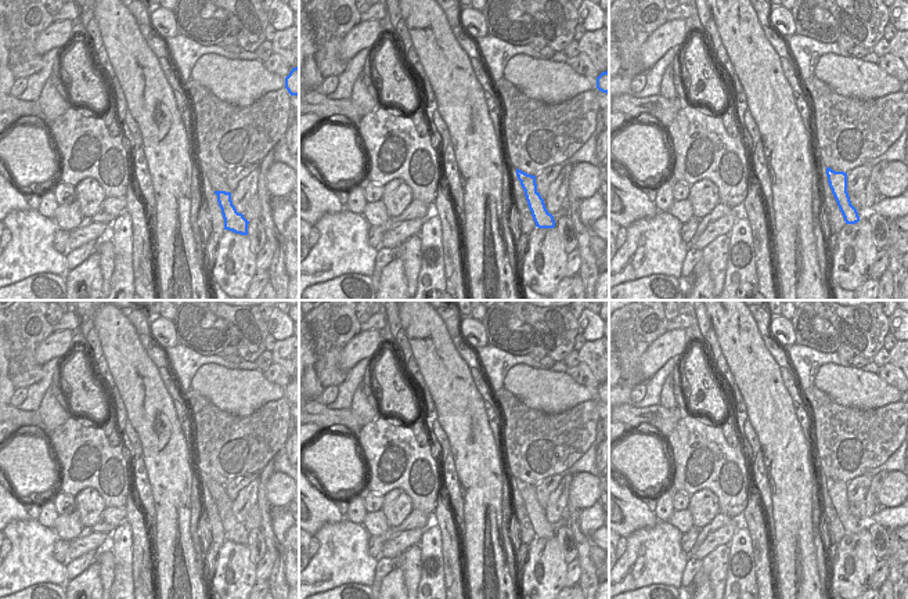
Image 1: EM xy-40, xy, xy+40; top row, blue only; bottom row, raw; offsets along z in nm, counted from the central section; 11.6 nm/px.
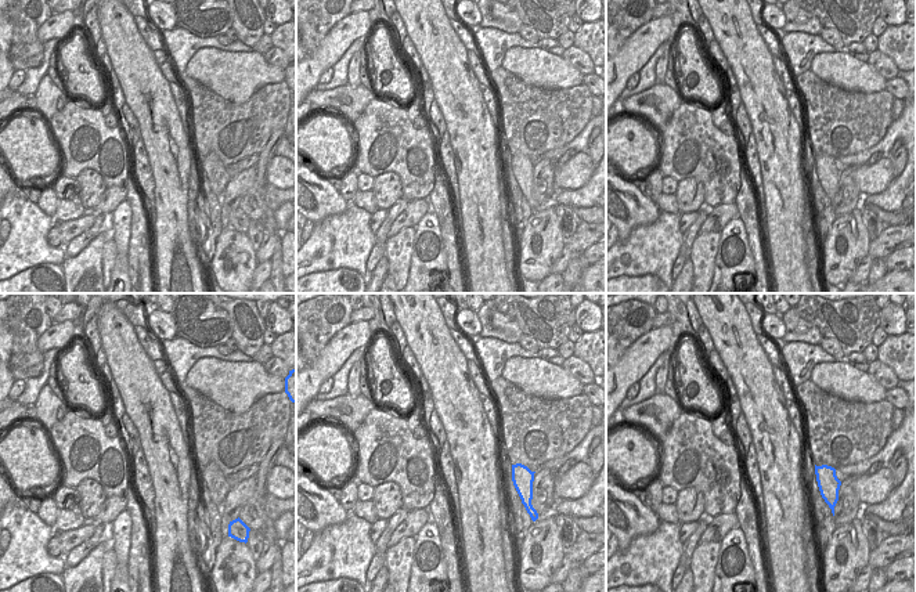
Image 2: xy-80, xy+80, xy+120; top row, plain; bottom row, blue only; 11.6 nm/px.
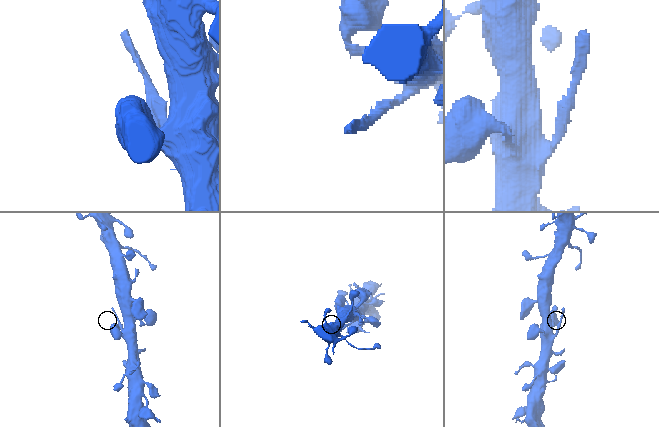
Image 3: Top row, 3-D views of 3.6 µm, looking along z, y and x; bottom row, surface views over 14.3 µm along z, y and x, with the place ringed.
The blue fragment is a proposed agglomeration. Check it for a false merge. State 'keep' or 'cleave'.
cleave

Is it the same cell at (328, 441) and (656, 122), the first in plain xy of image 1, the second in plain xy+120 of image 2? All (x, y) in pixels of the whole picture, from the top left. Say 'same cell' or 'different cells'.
different cells

